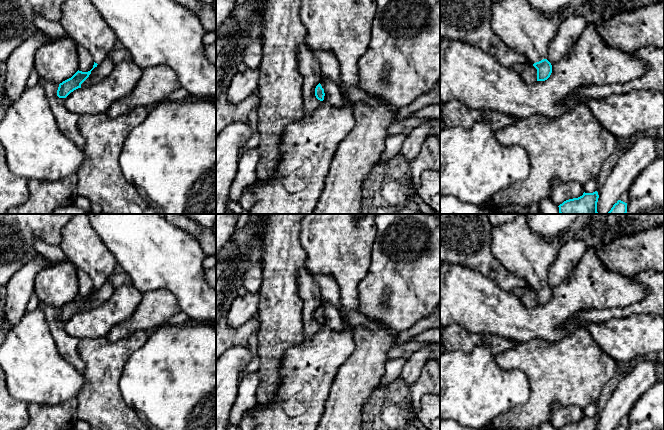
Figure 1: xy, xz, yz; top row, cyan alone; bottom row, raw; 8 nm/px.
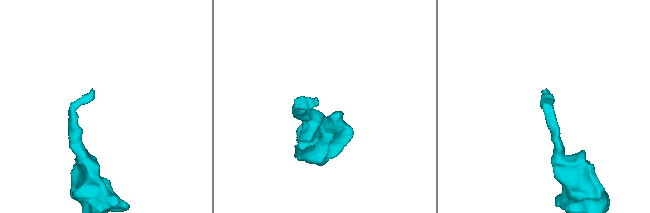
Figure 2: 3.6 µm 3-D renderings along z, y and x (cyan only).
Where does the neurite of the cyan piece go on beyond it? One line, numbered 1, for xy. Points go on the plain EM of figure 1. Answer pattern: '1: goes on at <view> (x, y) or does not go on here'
1: goes on at xy (80, 243)

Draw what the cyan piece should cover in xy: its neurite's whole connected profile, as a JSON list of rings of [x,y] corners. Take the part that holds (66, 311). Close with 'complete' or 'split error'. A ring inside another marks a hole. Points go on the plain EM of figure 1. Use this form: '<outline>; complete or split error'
[[[75,214],[62,228],[60,248],[66,260],[78,270],[85,271],[94,284],[90,295],[78,294],[71,302],[59,308],[57,320],[66,322],[74,314],[81,312],[91,295],[114,273],[118,262],[98,237],[87,214]]]; split error

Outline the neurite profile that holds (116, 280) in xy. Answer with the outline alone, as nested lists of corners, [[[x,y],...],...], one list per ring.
[[[113,273],[109,277],[108,281],[110,282],[110,284],[112,285],[112,287],[114,289],[116,289],[117,287],[120,287],[126,283],[132,284],[130,277],[126,273],[123,273],[123,274]]]

